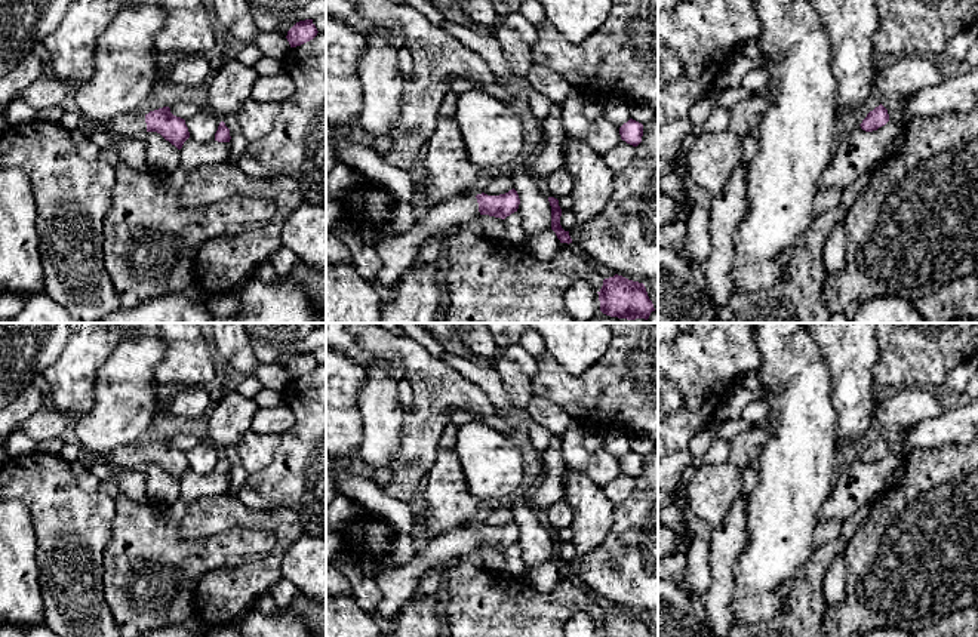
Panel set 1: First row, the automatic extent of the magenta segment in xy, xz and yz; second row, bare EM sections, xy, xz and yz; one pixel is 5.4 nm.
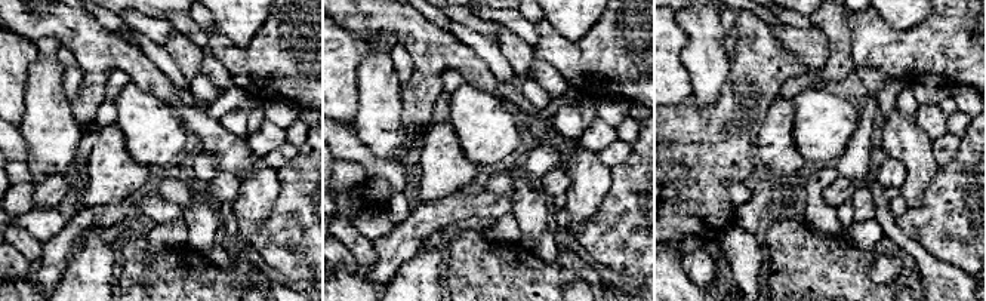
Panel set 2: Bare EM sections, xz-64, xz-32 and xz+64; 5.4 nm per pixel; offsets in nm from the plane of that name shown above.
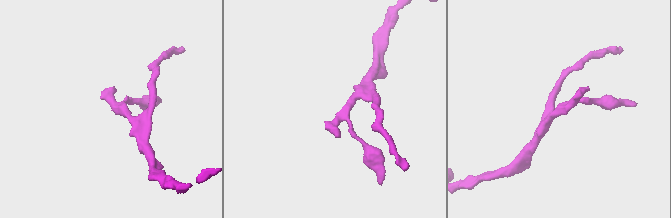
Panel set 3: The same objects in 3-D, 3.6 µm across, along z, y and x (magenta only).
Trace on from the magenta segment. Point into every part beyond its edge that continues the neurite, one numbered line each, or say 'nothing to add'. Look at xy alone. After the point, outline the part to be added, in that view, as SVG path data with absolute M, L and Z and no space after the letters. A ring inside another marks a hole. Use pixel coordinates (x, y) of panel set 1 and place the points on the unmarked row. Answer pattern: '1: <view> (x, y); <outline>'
1: xy (132, 457); M139 441L130 443L99 458L124 470L144 470L147 465L145 446Z

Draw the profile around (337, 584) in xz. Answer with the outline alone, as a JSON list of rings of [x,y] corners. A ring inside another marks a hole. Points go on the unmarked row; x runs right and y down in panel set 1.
[[[332,563],[326,566],[326,594],[354,597],[351,582]]]

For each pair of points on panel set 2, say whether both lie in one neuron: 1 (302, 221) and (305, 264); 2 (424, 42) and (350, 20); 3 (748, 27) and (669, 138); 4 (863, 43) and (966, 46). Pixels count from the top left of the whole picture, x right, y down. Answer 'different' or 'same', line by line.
1: same
2: same
3: same
4: same

